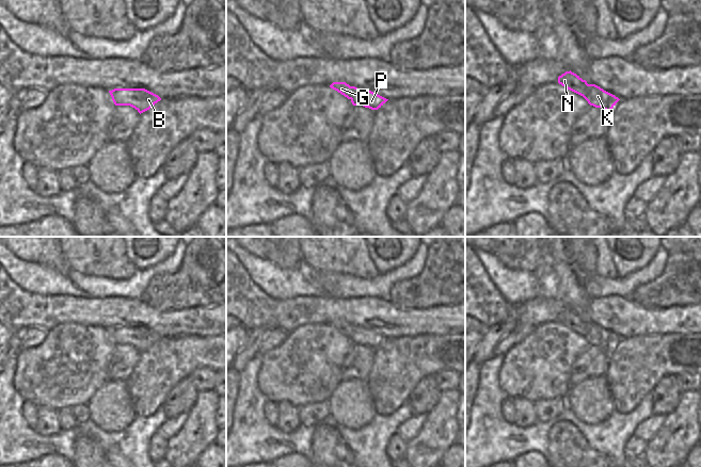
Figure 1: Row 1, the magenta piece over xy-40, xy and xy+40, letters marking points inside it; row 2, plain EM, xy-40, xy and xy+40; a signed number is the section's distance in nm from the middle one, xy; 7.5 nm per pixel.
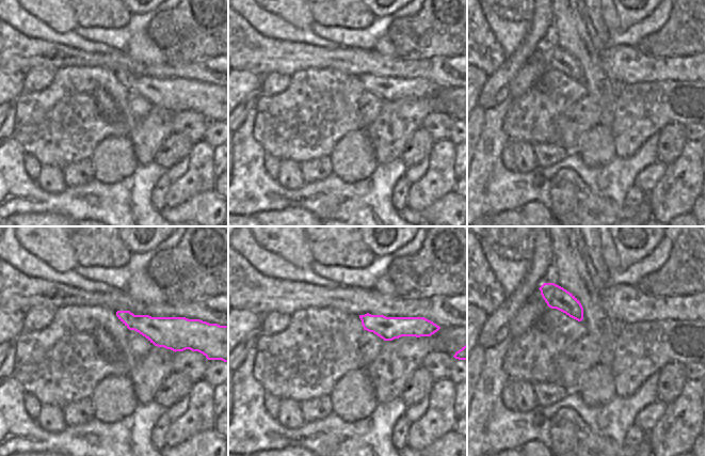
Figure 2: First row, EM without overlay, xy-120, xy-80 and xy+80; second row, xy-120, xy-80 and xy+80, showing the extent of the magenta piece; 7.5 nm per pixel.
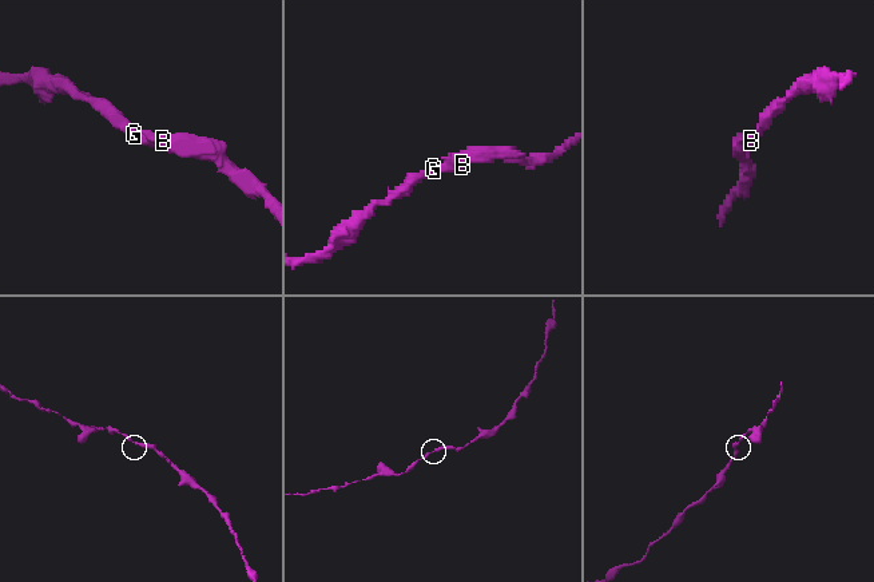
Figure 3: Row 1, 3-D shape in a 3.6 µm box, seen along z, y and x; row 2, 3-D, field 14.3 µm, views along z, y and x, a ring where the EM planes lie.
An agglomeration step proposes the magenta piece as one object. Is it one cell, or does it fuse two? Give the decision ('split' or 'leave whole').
leave whole

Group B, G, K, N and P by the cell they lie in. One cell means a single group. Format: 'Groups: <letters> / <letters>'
Groups: B G K N P.

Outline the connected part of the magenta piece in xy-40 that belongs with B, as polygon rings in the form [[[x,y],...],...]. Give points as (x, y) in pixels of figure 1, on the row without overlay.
[[[114,327],[109,332],[115,344],[130,344],[140,353],[161,339],[158,334],[145,327]]]

